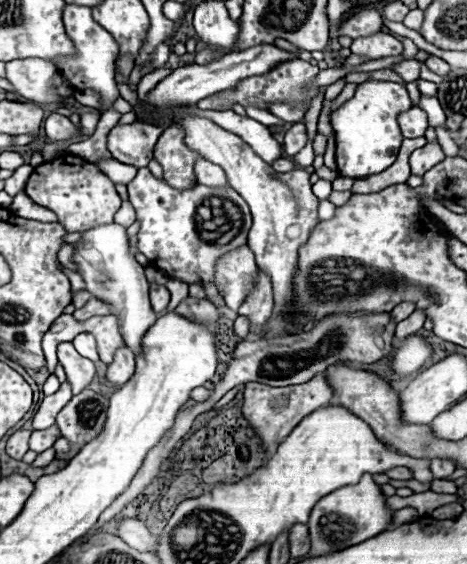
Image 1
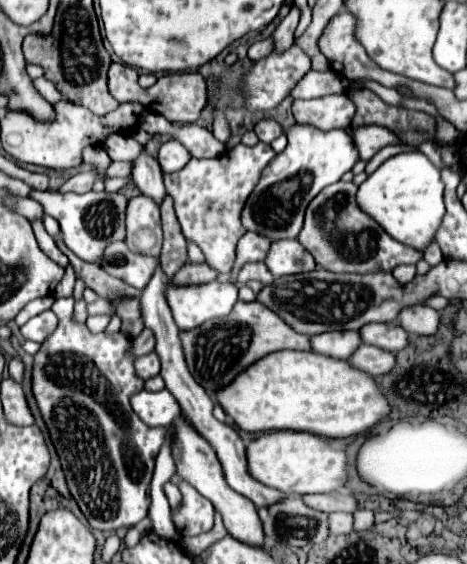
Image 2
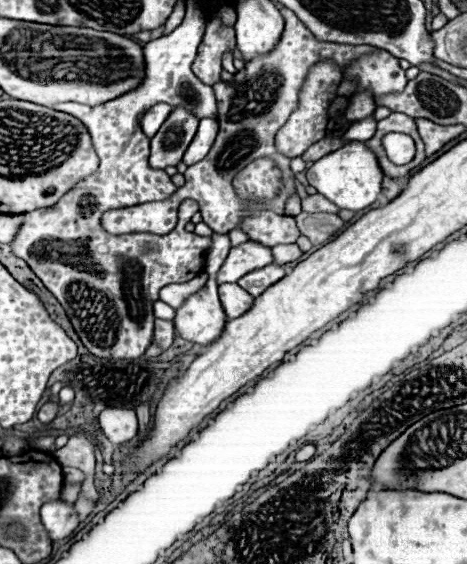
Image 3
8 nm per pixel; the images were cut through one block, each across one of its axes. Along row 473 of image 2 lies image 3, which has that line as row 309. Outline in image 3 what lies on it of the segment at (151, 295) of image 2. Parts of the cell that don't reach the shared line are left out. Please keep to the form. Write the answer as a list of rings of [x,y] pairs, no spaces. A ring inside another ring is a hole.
[[[220,284],[218,294],[228,320],[234,320],[246,314],[254,304],[254,298],[246,294],[246,290],[242,290],[238,284]]]

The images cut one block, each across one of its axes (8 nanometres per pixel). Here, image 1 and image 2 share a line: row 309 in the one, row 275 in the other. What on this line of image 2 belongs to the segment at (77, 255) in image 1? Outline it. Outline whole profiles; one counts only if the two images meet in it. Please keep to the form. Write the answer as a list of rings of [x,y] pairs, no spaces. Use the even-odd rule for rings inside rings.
[[[112,242],[104,250],[100,266],[110,276],[116,276],[116,278],[124,280],[128,286],[142,290],[148,284],[148,280],[152,278],[156,262],[158,262],[158,258],[146,256],[146,254],[136,254],[124,242]]]

